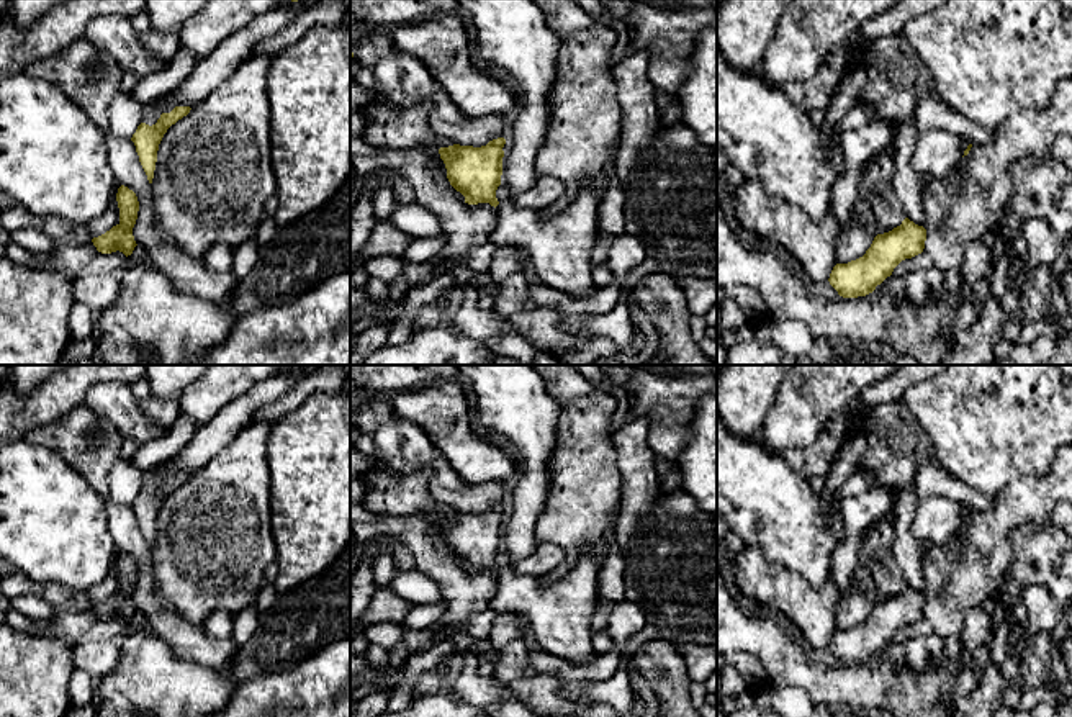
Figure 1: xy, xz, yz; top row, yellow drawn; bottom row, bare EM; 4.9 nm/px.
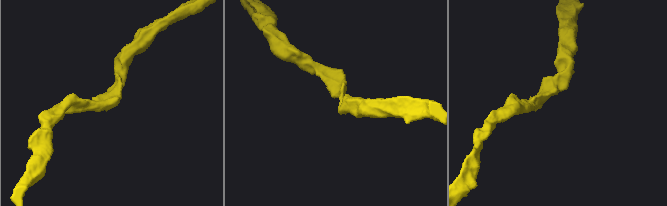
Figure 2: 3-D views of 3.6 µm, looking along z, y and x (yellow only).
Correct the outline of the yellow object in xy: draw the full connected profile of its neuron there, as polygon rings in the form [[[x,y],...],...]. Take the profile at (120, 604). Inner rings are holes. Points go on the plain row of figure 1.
[[[124,552],[118,555],[116,568],[119,575],[119,589],[105,601],[93,604],[92,609],[101,620],[119,617],[128,624],[137,612],[133,602],[133,594],[137,586],[139,568],[136,560]]]

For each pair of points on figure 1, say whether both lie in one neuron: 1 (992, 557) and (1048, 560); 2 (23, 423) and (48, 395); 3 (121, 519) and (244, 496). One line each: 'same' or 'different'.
1: different
2: same
3: different

